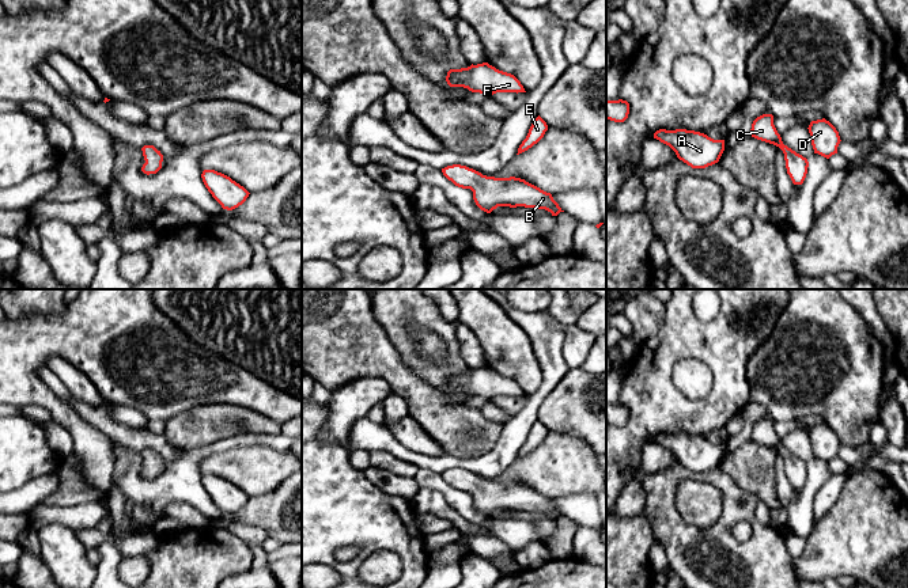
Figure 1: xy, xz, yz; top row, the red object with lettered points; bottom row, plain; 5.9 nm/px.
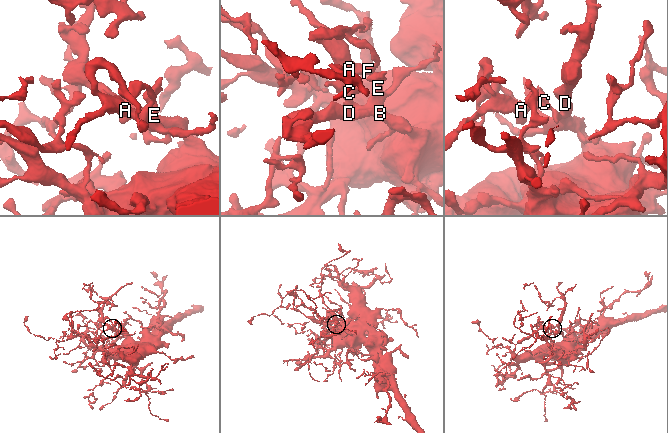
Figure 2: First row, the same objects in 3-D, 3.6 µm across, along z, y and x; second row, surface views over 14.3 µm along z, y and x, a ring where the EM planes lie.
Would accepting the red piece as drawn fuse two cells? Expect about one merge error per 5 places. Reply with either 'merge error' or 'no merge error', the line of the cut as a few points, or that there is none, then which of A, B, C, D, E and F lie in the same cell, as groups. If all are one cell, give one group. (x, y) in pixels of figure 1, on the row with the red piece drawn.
no merge error; cut none; groups A B C D E F

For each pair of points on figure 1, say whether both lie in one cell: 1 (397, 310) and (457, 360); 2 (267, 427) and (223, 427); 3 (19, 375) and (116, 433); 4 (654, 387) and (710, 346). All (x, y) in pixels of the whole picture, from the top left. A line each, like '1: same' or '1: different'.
1: same
2: same
3: different
4: same

